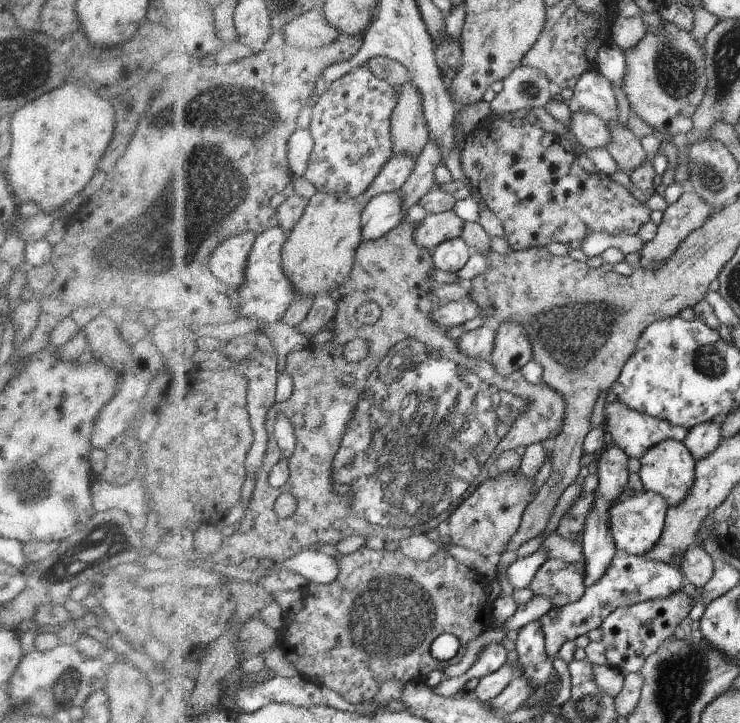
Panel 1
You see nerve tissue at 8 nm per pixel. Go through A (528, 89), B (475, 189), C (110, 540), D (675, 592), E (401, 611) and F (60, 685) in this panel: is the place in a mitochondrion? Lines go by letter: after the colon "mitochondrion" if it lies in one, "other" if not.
A: mitochondrion
B: other
C: mitochondrion
D: other
E: mitochondrion
F: mitochondrion

